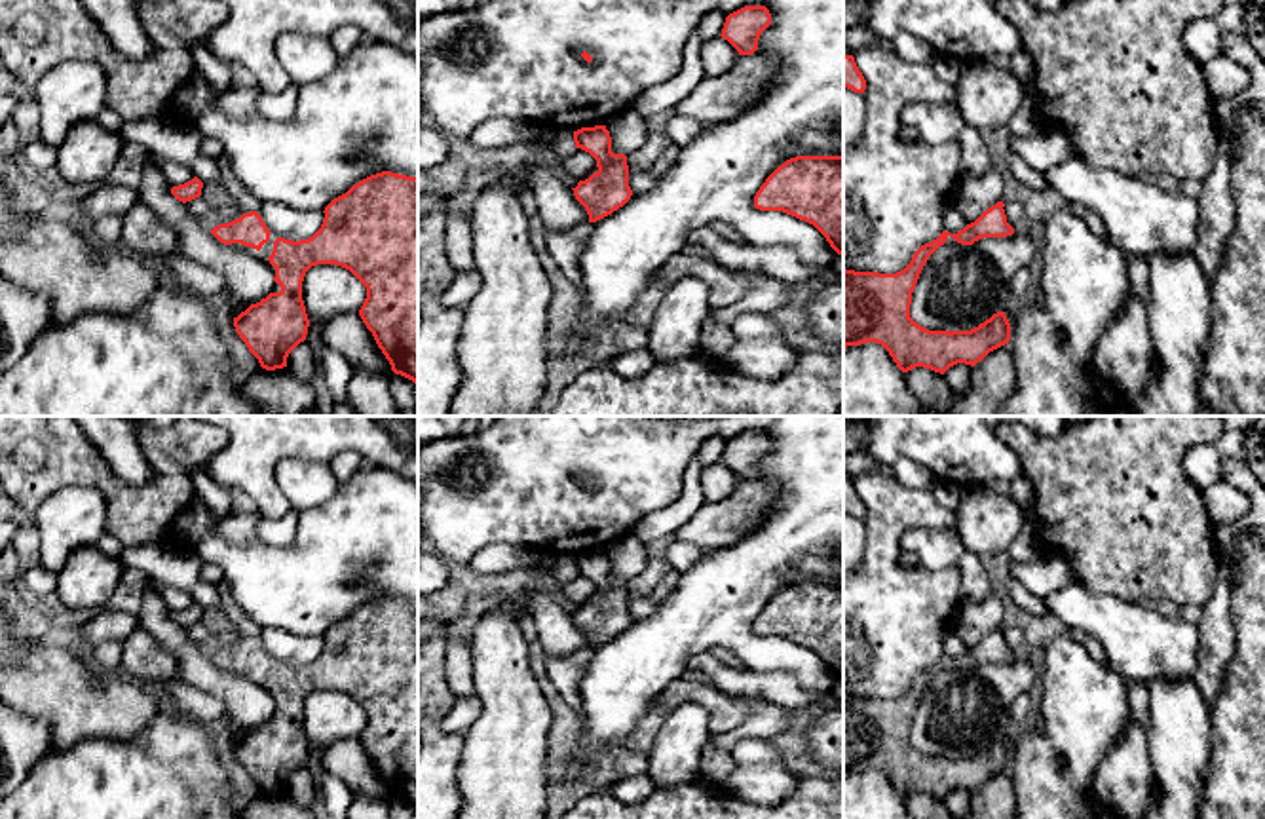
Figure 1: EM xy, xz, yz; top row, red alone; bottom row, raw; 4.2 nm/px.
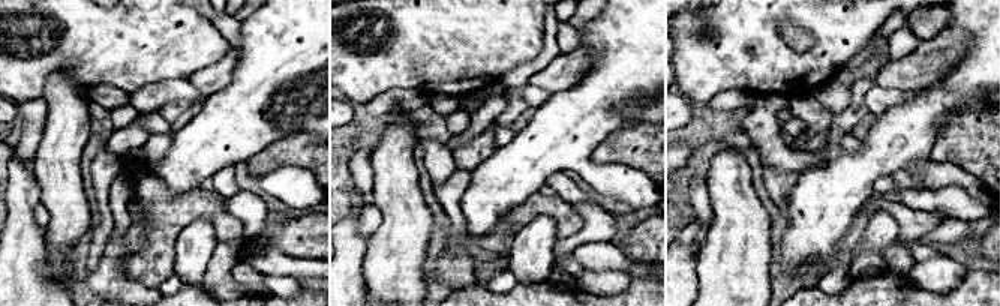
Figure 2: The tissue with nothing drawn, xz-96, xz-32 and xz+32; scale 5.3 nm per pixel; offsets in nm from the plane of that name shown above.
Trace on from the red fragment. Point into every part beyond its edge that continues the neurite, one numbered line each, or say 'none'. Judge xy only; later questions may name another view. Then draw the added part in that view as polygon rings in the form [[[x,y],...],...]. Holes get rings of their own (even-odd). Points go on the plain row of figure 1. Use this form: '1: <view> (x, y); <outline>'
1: xy (266, 675); [[[270,659],[270,667],[264,669],[260,676],[256,676],[256,675],[253,675],[253,673],[245,673],[245,671],[241,671],[241,669],[232,669],[230,673],[243,675],[243,676],[247,676],[247,678],[251,678],[251,680],[262,684],[262,686],[268,686],[268,682],[270,682],[272,676],[274,676],[274,667],[275,667],[275,665],[277,665],[277,661],[275,661],[275,659]]]

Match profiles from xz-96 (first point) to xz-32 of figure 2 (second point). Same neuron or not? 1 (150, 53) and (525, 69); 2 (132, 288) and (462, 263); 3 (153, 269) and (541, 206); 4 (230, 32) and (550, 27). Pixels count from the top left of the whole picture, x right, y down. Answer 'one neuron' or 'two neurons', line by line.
1: two neurons
2: one neuron
3: one neuron
4: two neurons

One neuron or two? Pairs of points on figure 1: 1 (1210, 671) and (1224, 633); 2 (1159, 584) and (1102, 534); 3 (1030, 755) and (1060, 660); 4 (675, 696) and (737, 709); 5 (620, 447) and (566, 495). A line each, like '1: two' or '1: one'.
1: one
2: one
3: one
4: one
5: one

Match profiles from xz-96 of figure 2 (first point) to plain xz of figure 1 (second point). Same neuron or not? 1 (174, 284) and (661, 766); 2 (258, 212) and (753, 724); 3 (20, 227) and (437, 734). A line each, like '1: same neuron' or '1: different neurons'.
1: different neurons
2: same neuron
3: same neuron

